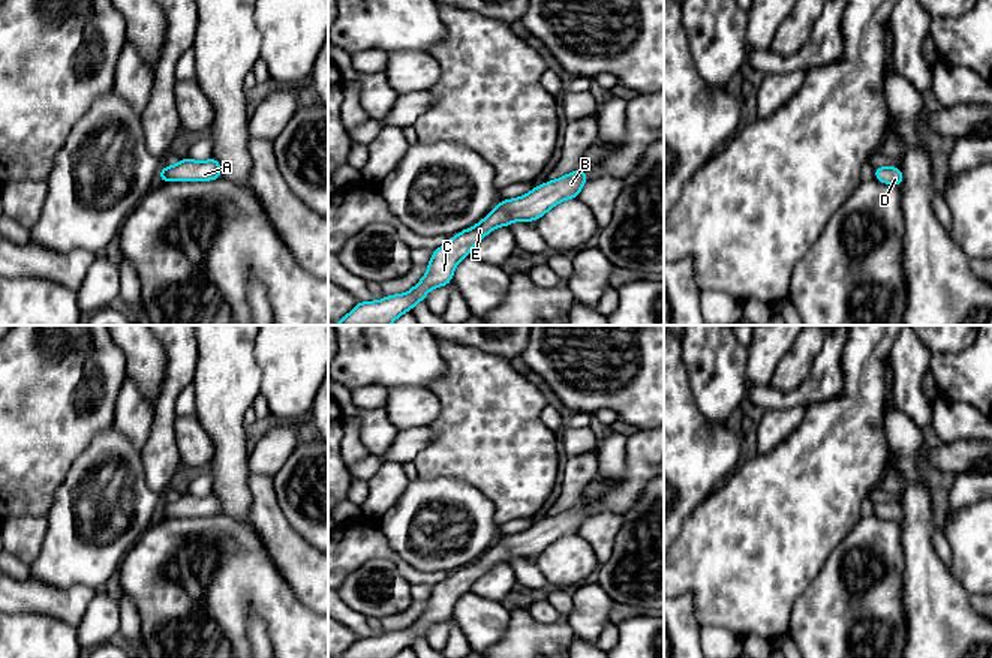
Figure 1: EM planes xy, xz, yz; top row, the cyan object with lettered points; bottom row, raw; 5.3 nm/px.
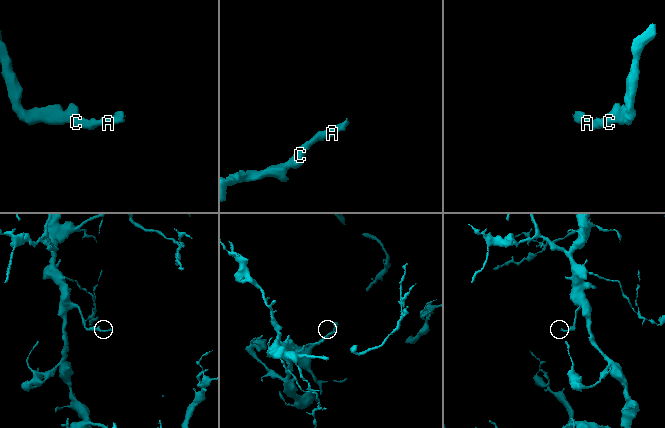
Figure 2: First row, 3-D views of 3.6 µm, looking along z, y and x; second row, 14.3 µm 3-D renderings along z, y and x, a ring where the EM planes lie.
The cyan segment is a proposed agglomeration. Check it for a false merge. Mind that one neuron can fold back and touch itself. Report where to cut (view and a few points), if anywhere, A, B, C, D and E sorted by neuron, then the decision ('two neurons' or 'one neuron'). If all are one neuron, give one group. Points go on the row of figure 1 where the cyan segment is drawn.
no cut | A B C D E | one neuron

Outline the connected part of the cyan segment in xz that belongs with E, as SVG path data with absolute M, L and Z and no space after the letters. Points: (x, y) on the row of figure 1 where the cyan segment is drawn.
M577 169L533 187L524 196L499 201L480 223L460 231L454 238L448 238L444 246L433 250L426 276L409 292L387 295L379 301L358 301L334 325L390 325L405 312L412 312L418 301L424 301L430 289L450 285L457 264L495 228L509 228L514 220L538 220L556 204L578 198L586 180L587 172Z

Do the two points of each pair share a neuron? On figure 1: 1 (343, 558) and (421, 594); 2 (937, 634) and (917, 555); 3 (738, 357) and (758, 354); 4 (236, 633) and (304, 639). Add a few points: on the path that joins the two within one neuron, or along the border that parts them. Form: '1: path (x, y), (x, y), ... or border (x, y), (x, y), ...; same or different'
1: border (412, 583), (427, 583), (432, 586); different
2: path (937, 615), (937, 606), (925, 574); same
3: border (748, 349), (745, 378); different
4: path (236, 610), (248, 598), (264, 598), (282, 616); same

